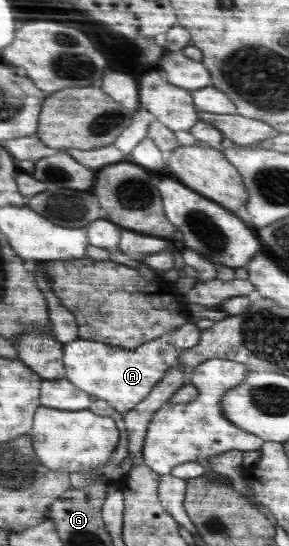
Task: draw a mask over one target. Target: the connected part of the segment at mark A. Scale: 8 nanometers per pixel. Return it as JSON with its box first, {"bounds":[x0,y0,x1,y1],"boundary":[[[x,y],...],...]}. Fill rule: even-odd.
{"bounds":[59,321,201,414],"boundary":[[[188,321],[176,331],[163,334],[132,350],[80,338],[61,345],[59,350],[62,355],[62,367],[67,373],[66,378],[72,384],[90,396],[108,402],[116,409],[116,414],[126,414],[148,396],[169,368],[175,366],[180,353],[198,344],[200,337],[201,330],[196,324]]]}

